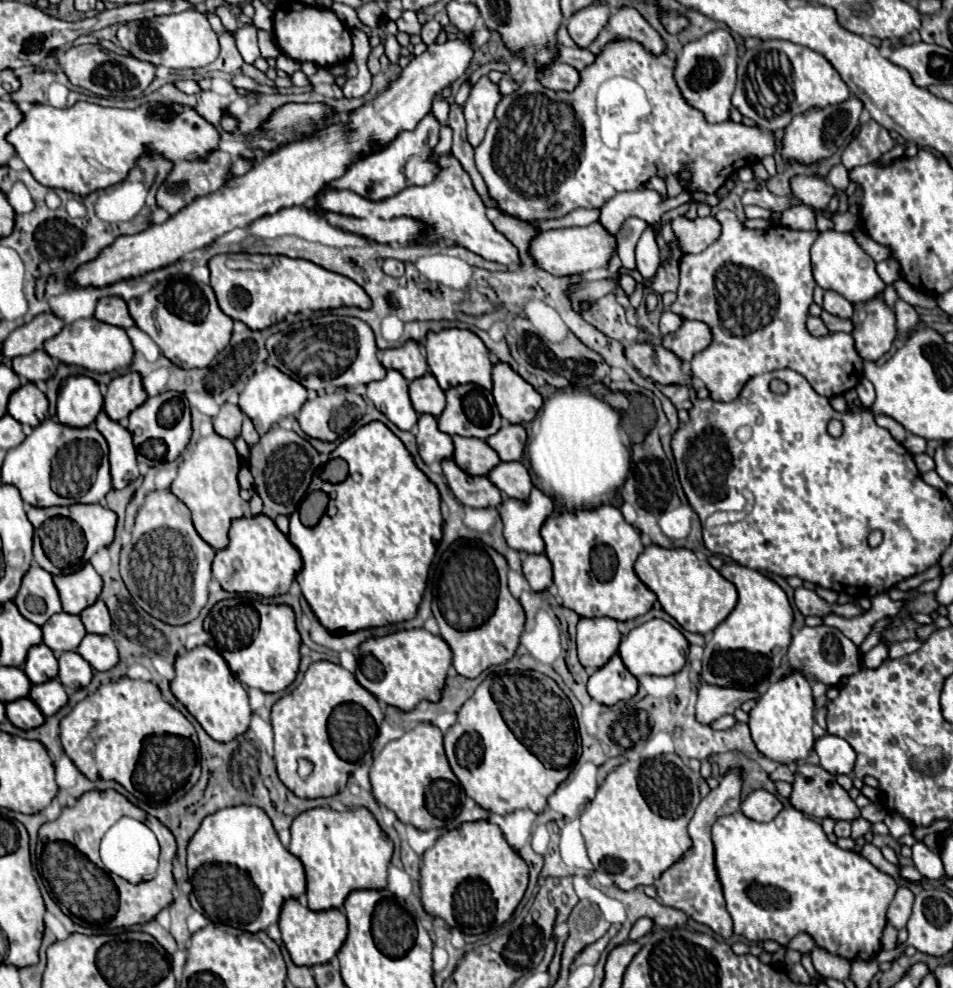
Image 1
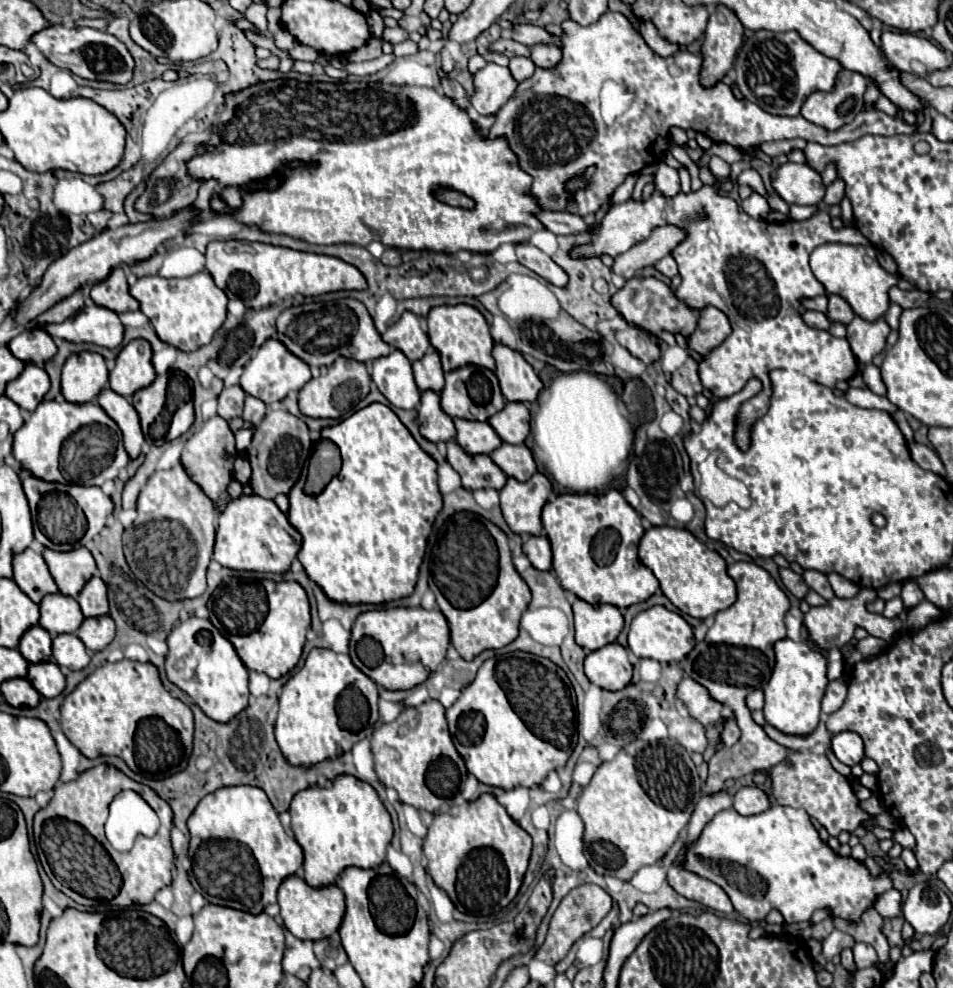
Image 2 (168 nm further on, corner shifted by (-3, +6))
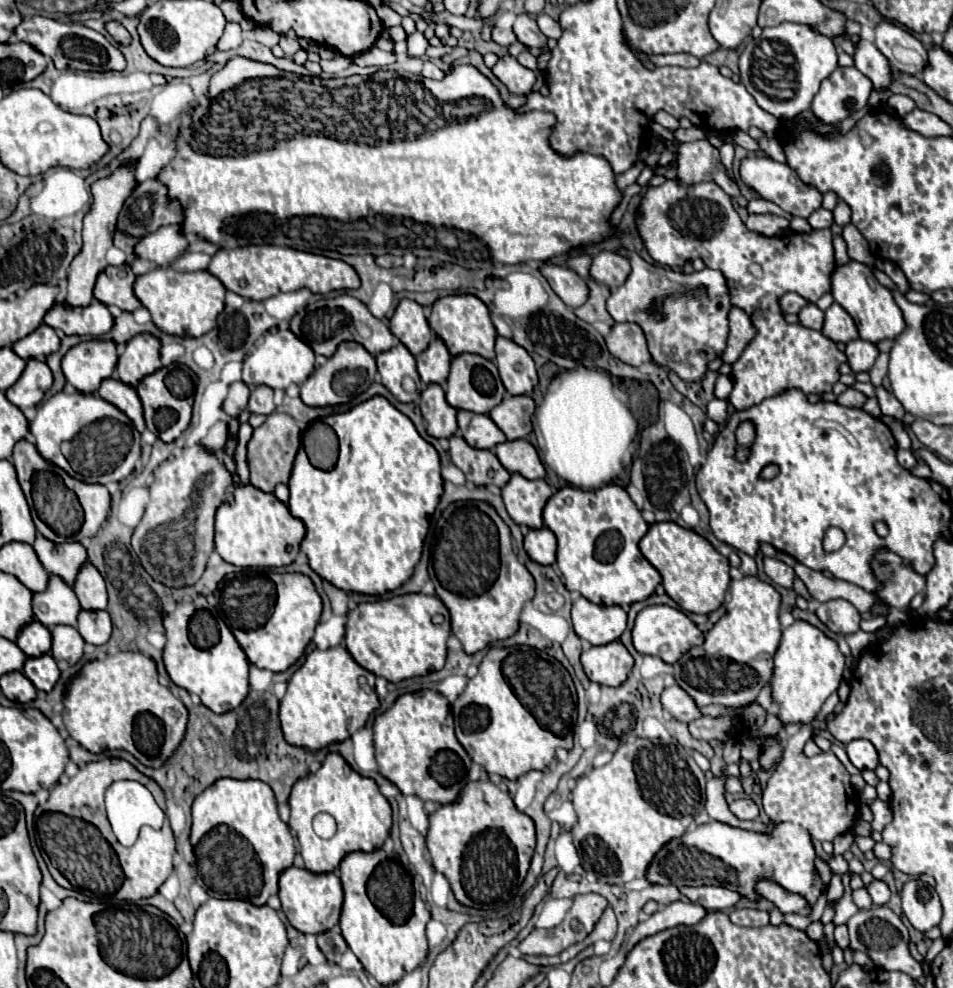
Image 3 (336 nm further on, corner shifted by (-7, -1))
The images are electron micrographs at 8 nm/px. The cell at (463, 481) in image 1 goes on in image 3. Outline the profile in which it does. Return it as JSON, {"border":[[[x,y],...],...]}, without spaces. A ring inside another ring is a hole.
{"border":[[[463,436],[449,438],[449,456],[453,464],[465,474],[465,478],[475,486],[495,484],[501,488],[503,484],[507,484],[511,476],[491,450],[471,448],[463,440]]]}

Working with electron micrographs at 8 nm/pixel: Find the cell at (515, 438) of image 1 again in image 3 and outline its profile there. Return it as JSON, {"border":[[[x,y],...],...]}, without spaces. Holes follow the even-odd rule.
{"border":[[[507,394],[503,402],[489,412],[489,416],[503,430],[507,440],[517,440],[529,436],[533,410],[535,402],[529,394],[519,394],[519,396]]]}

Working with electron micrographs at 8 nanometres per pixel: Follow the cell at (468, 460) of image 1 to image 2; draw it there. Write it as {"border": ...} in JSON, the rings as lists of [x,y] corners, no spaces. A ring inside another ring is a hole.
{"border":[[[455,419],[455,427],[457,427],[455,441],[469,455],[491,455],[503,443],[487,423]]]}

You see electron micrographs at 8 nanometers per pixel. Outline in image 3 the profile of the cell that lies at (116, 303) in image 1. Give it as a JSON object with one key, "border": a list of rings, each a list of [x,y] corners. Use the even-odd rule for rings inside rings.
{"border":[[[107,266],[99,272],[93,296],[103,304],[115,304],[121,310],[133,312],[141,306],[137,296],[133,294],[135,274],[129,266]]]}

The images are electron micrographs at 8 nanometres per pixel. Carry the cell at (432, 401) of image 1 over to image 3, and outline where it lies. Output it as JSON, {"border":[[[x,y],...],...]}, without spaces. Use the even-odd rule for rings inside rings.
{"border":[[[435,336],[433,342],[427,346],[427,350],[417,354],[415,358],[417,358],[417,372],[423,384],[431,384],[431,382],[441,386],[445,384],[449,364],[451,364],[451,354],[441,338]]]}

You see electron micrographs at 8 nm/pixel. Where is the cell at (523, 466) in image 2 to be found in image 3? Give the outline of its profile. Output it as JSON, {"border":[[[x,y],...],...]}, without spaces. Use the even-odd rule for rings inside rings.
{"border":[[[519,438],[519,440],[505,440],[493,448],[499,462],[513,474],[519,472],[521,476],[533,480],[545,476],[545,466],[533,448],[531,442]]]}

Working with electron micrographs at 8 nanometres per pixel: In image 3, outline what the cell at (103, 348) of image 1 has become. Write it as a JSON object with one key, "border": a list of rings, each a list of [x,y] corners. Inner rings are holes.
{"border":[[[93,300],[89,306],[55,304],[45,314],[45,324],[51,328],[61,328],[65,334],[101,336],[111,330],[113,316],[99,300]]]}

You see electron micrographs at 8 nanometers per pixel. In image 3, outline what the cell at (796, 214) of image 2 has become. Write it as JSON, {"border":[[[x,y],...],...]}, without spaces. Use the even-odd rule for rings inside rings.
{"border":[[[819,208],[819,210],[815,210],[807,220],[809,220],[809,224],[811,224],[815,230],[819,230],[819,228],[829,228],[829,226],[833,224],[833,214],[831,214],[829,210],[825,210],[825,208]]]}

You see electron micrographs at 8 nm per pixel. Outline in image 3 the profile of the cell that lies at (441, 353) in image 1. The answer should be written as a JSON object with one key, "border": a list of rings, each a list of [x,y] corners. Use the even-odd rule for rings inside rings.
{"border":[[[453,294],[453,296],[443,296],[443,298],[435,300],[431,306],[429,324],[437,332],[437,336],[441,336],[441,340],[449,348],[451,356],[471,352],[471,354],[479,354],[479,356],[489,358],[489,360],[495,358],[493,344],[495,344],[497,332],[495,332],[495,326],[491,322],[491,314],[487,310],[487,306],[477,296]]]}

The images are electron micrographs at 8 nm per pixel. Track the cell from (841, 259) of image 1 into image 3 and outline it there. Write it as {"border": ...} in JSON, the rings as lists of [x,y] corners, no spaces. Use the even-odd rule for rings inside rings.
{"border":[[[851,260],[849,264],[835,268],[835,272],[831,274],[831,286],[833,286],[833,290],[831,290],[833,298],[855,320],[855,326],[859,330],[861,340],[867,340],[871,344],[879,344],[881,340],[895,340],[905,330],[903,314],[901,314],[899,306],[895,304],[891,290],[881,286],[877,282],[877,278],[873,276],[871,268],[867,268],[865,264]]]}

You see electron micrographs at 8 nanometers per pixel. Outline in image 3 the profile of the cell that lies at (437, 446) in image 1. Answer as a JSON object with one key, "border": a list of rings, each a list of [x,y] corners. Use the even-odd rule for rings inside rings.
{"border":[[[427,384],[421,392],[421,414],[427,432],[435,438],[451,438],[457,432],[457,410],[447,404],[445,392],[439,384]]]}

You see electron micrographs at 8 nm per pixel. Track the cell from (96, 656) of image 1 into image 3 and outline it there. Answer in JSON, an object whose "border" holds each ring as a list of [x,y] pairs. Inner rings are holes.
{"border":[[[81,610],[77,616],[77,630],[85,642],[101,646],[111,636],[111,618],[105,610],[99,612]]]}

